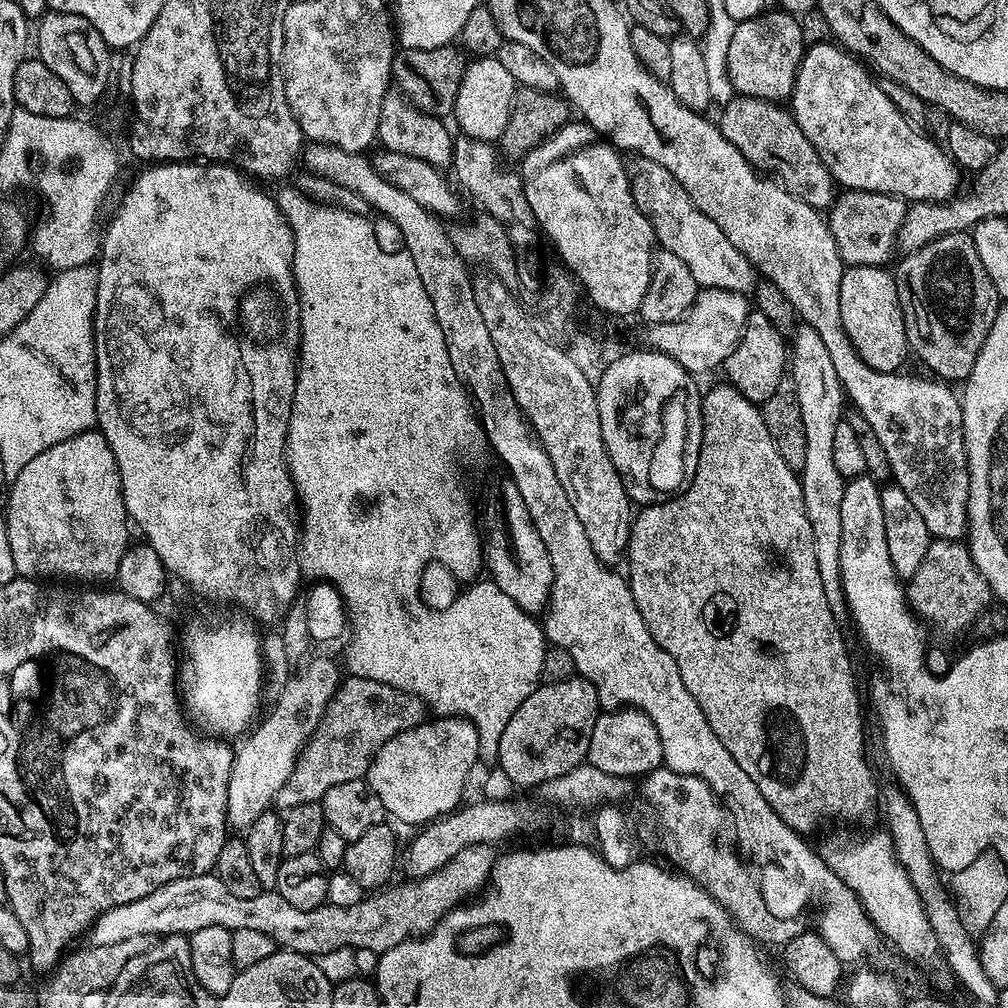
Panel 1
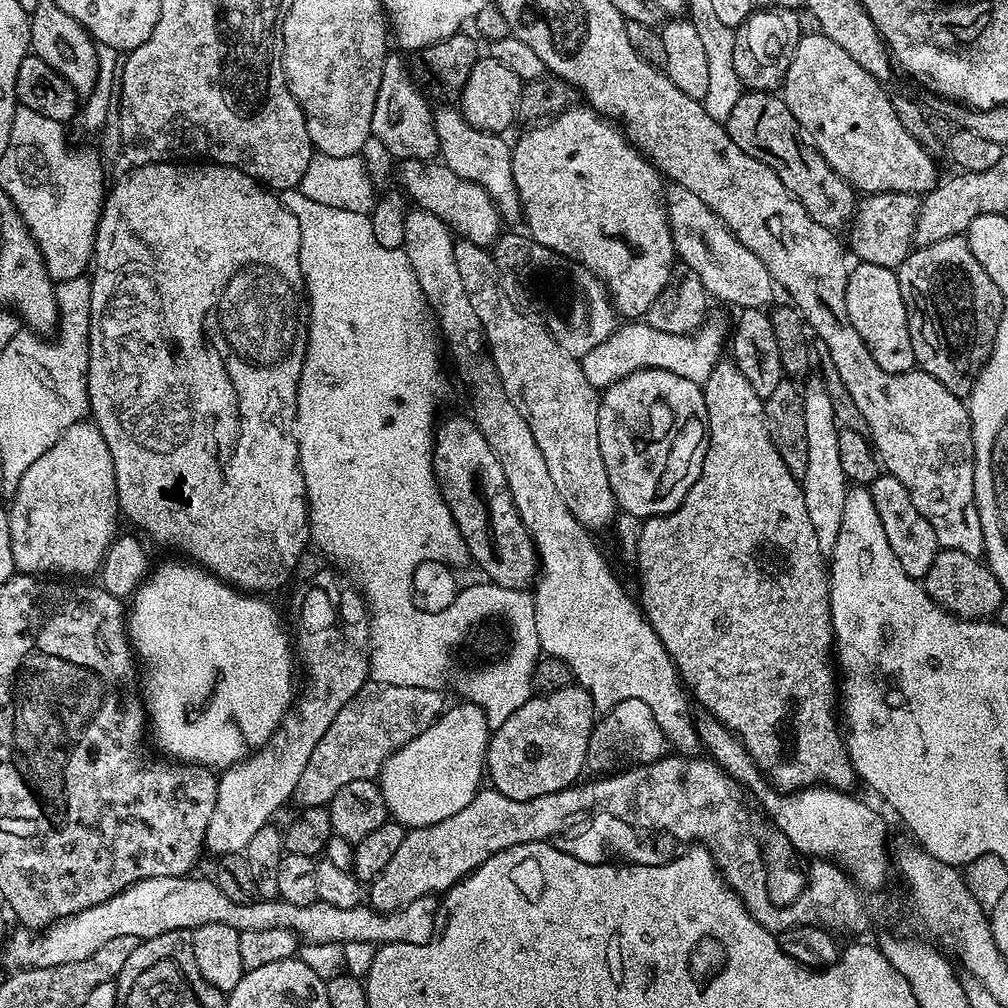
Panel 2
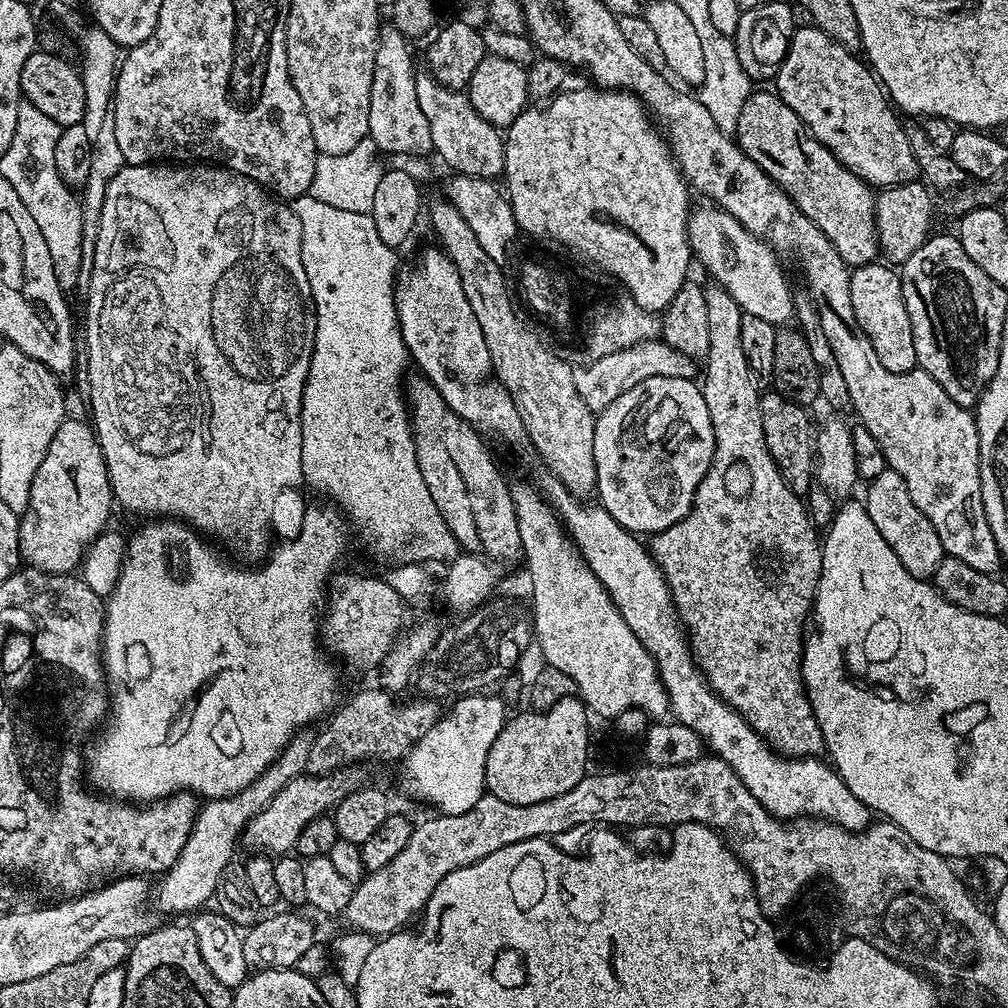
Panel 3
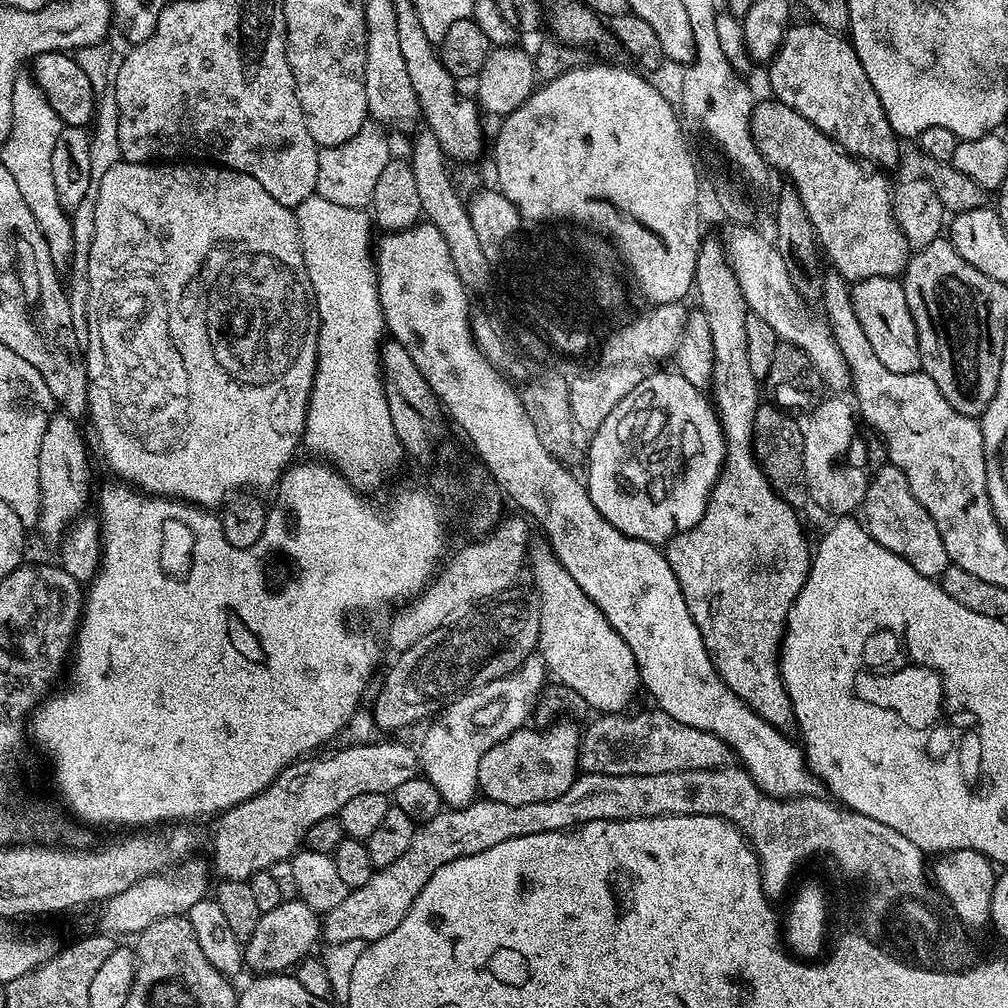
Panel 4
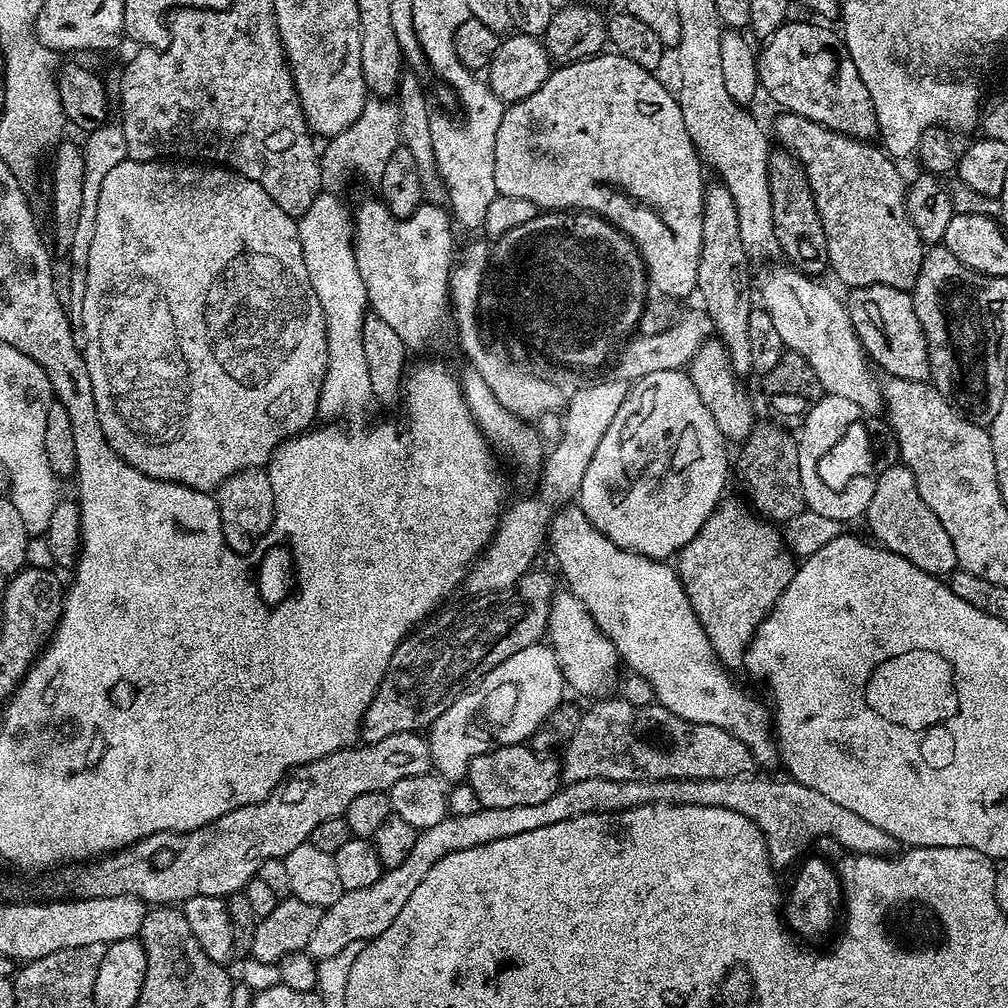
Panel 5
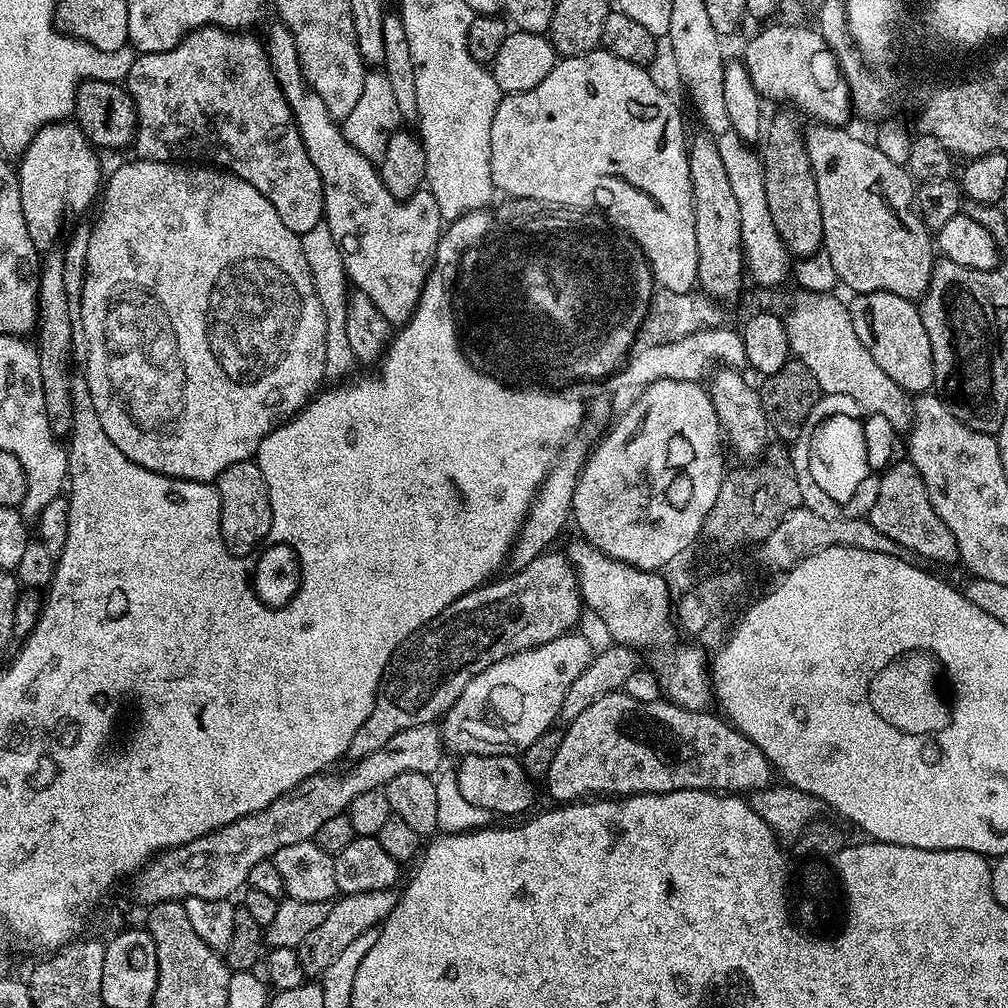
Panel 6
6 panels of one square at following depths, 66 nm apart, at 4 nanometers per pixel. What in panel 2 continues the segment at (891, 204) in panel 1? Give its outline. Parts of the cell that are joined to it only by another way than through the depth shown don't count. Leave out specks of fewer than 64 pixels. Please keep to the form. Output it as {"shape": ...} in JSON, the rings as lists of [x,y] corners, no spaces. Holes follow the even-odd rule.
{"shape":[[[877,192],[875,194],[868,194],[863,197],[857,203],[856,211],[854,213],[854,223],[851,225],[852,228],[852,248],[850,244],[850,252],[852,252],[857,257],[855,258],[857,261],[873,264],[874,266],[886,266],[887,268],[891,268],[893,270],[899,269],[900,263],[908,257],[909,252],[913,251],[914,245],[912,242],[912,228],[916,225],[916,219],[918,218],[918,210],[920,209],[919,199],[913,193],[910,192]]]}

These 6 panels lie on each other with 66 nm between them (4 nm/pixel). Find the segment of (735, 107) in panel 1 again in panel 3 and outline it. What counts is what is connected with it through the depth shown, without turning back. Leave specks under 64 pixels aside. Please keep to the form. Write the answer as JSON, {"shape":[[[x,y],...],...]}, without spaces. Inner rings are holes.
{"shape":[[[753,91],[751,96],[746,98],[745,105],[742,106],[741,113],[738,114],[737,128],[734,139],[740,145],[745,154],[761,168],[766,175],[777,184],[785,194],[796,204],[796,209],[826,238],[830,238],[830,246],[842,254],[845,264],[849,266],[859,266],[861,264],[871,264],[877,259],[878,245],[876,243],[876,196],[871,184],[868,184],[861,176],[856,176],[818,138],[814,138],[808,127],[782,102],[782,98],[777,96],[775,91],[768,92]]]}

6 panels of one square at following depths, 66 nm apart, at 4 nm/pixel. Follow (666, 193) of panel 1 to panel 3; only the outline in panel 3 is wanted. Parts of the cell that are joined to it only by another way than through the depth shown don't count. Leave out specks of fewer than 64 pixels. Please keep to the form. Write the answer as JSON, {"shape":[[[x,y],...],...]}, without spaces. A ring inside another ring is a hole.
{"shape":[[[708,206],[705,212],[693,211],[688,218],[688,244],[695,263],[700,263],[712,275],[711,279],[728,291],[745,316],[762,318],[777,326],[787,325],[793,319],[793,289],[780,269],[777,253],[750,234],[738,218],[715,206]]]}

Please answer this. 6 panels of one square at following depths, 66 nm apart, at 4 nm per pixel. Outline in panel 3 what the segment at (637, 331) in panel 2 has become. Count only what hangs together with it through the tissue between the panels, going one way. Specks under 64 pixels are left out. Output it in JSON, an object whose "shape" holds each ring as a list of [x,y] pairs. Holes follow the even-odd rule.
{"shape":[[[657,338],[642,341],[640,344],[622,348],[612,354],[606,354],[596,361],[587,361],[583,366],[574,371],[574,386],[578,386],[578,394],[582,402],[594,414],[599,414],[610,402],[614,402],[626,390],[638,386],[638,382],[646,382],[646,378],[686,378],[693,379],[698,372],[697,361],[691,356],[682,354],[678,350],[665,344],[663,339]]]}

